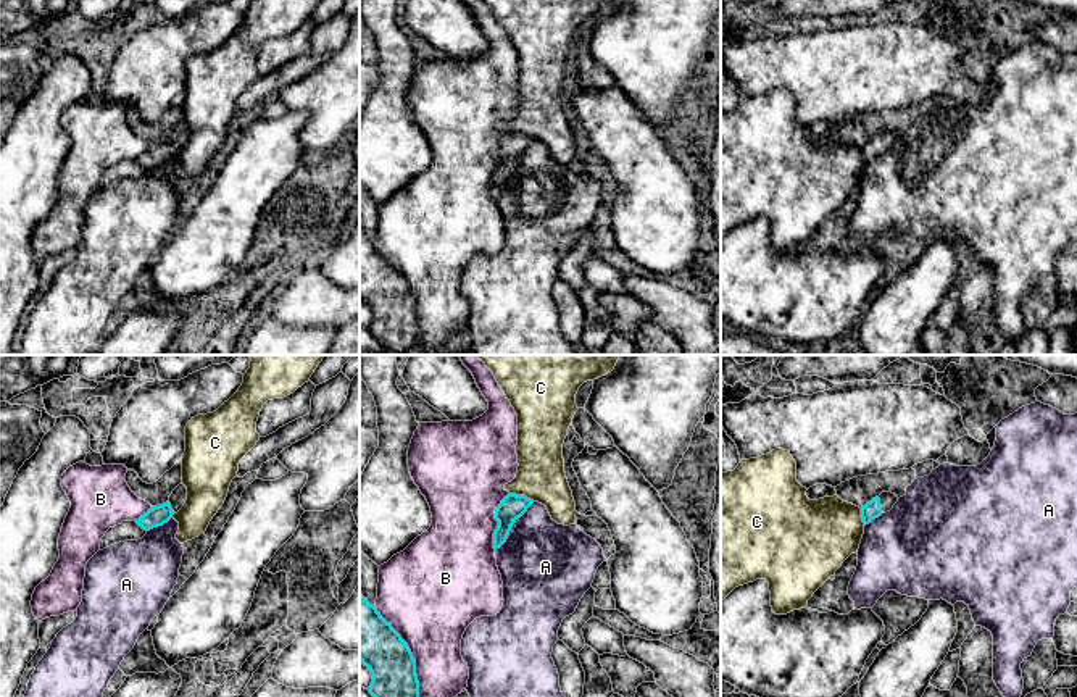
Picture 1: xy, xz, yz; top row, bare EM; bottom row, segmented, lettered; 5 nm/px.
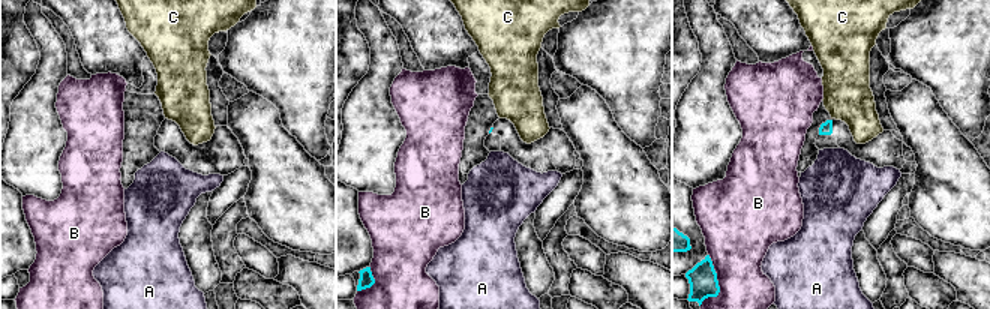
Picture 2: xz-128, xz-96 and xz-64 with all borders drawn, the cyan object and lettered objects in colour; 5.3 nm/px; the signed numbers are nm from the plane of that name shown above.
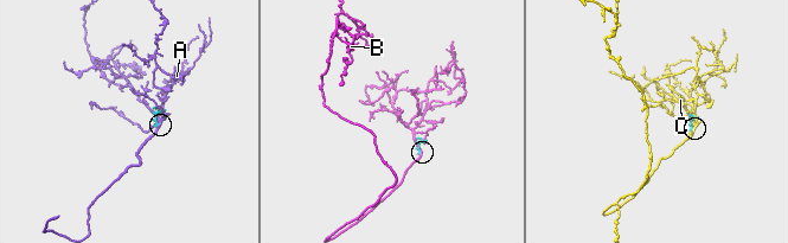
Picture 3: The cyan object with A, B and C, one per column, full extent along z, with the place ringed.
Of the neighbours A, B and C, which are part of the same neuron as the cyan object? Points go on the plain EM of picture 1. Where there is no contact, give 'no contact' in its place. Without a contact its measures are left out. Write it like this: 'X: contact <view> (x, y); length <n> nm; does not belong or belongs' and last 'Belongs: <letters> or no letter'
A: contact xz (507, 176); length 170 nm; does not belong
B: contact xz (411, 294); length 550 nm; does not belong
C: contact xz (523, 134); length 130 nm; does not belong
Belongs: no letter

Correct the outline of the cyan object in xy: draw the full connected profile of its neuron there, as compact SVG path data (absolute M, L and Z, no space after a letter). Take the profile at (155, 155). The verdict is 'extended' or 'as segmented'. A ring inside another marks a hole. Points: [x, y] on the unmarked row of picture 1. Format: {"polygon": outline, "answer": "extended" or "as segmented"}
{"polygon": "M181 121L173 129L166 142L152 145L147 152L143 152L139 158L135 158L135 161L145 169L163 165L173 157L174 152L177 152L184 145L185 139L187 139L187 126Z", "answer": "extended"}

